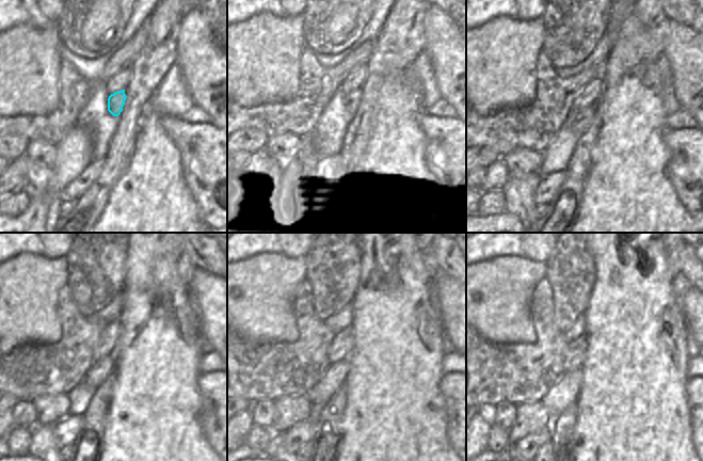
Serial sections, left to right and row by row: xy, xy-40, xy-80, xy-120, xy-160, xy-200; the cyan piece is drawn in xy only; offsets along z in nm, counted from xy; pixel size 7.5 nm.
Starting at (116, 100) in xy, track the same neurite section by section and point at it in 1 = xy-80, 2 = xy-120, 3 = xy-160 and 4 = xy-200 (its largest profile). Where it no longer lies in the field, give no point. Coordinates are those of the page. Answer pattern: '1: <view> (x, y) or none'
1: xy-80 (579, 122)
2: xy-120 (98, 371)
3: xy-160 (334, 378)
4: xy-200 (565, 392)

